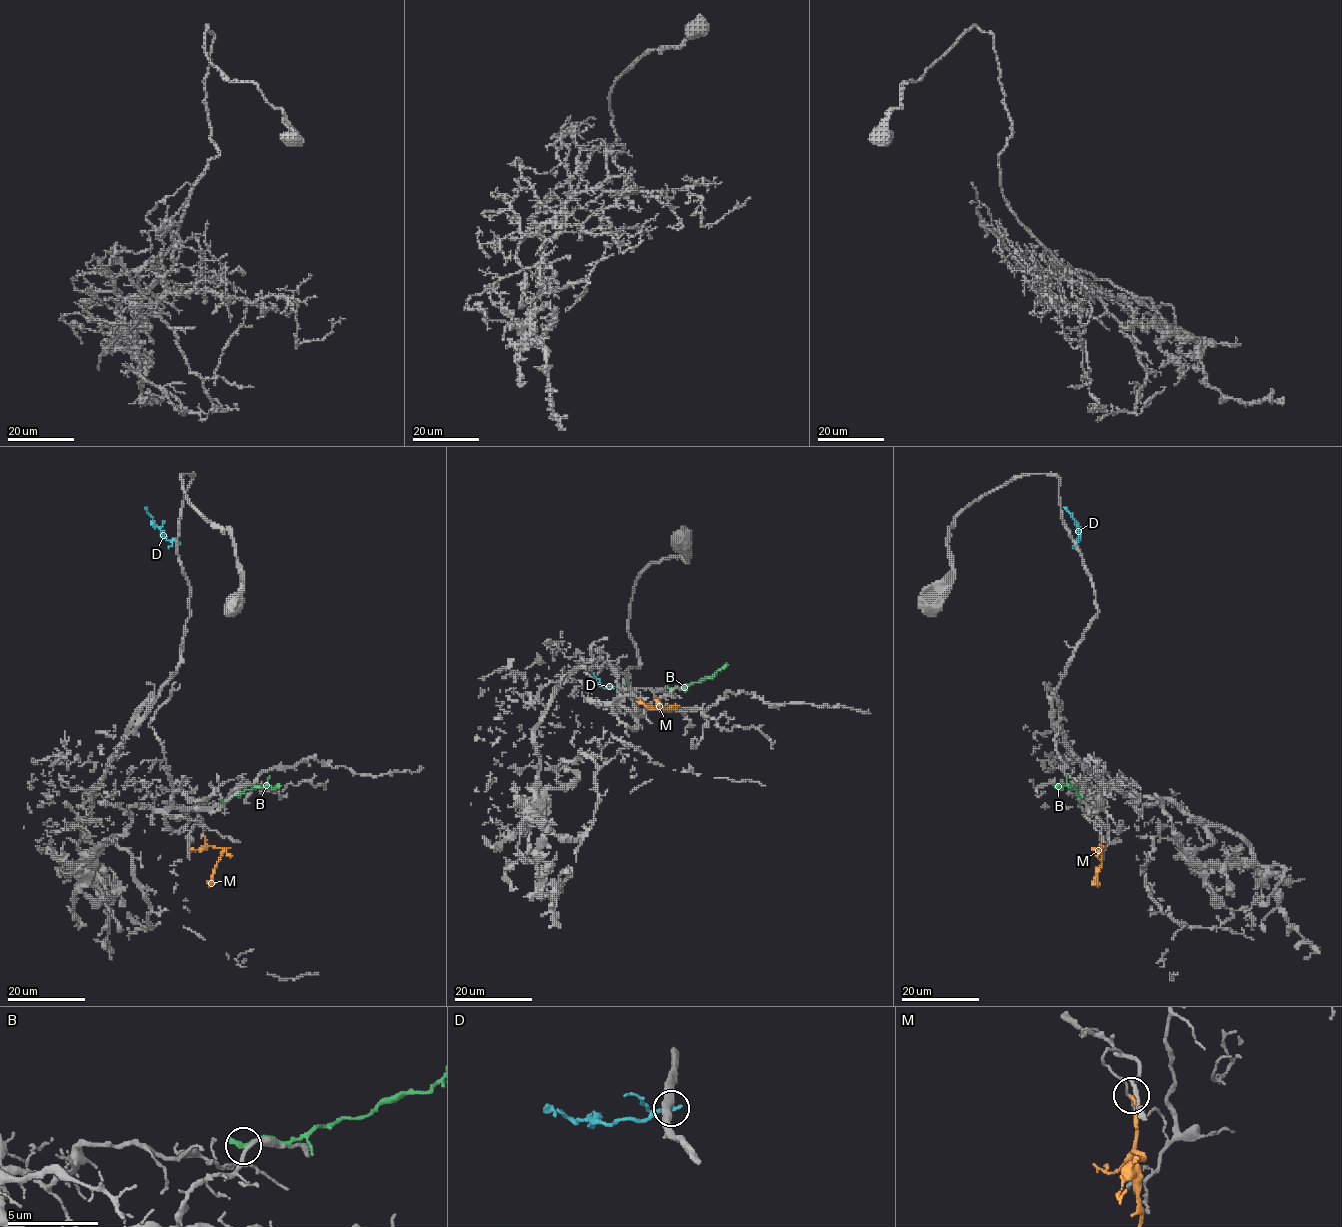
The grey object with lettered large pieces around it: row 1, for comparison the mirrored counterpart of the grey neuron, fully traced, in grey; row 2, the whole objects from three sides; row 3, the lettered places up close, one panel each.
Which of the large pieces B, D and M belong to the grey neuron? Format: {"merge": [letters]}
{"merge": []}

